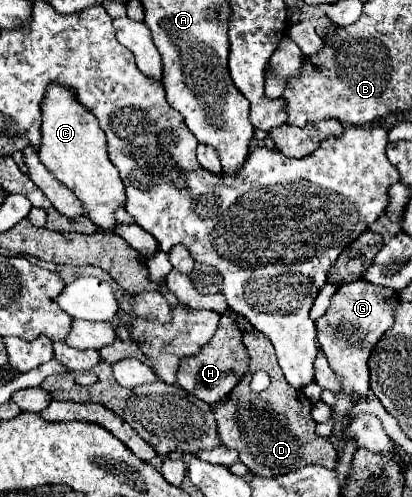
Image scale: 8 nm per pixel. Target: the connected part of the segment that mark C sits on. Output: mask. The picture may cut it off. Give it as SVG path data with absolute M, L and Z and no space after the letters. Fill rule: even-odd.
M50 86L42 100L42 146L38 156L58 182L74 190L86 216L104 232L114 232L114 226L118 224L114 210L122 208L126 202L124 184L118 170L108 160L106 136L98 128L94 114L84 110L70 90L62 90L60 86Z

